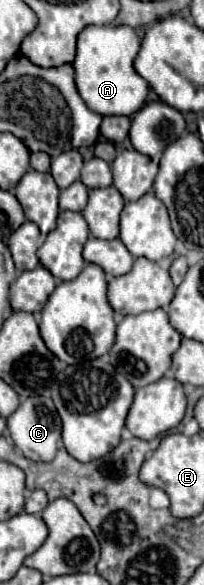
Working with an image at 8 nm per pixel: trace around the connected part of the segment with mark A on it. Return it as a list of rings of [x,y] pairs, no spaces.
[[[87,26],[79,32],[79,36],[77,36],[77,56],[73,60],[75,84],[77,84],[77,90],[79,90],[83,102],[87,104],[89,110],[93,110],[101,116],[113,116],[113,114],[133,116],[137,110],[141,110],[141,106],[147,100],[149,84],[133,68],[133,60],[139,52],[139,46],[141,46],[141,40],[131,26]]]

